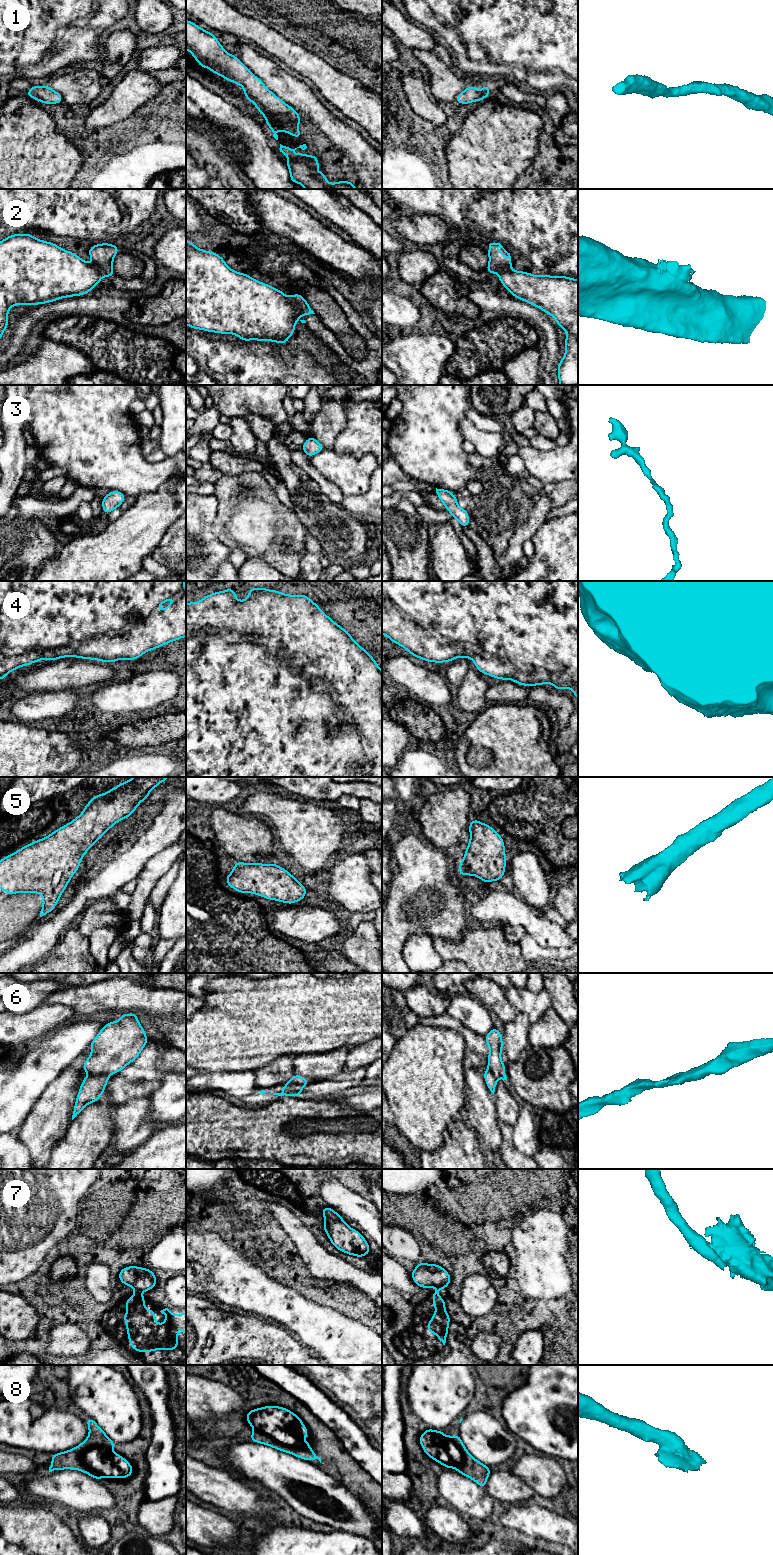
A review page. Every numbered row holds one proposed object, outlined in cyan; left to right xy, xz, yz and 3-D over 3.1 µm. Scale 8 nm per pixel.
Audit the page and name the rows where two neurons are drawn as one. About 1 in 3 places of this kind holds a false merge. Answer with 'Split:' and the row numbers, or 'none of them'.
Split: 2, 7

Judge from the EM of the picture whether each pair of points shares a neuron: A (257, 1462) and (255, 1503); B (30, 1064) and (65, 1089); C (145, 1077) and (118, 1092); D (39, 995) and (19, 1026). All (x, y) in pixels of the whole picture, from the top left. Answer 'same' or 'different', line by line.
A: different
B: different
C: same
D: different

